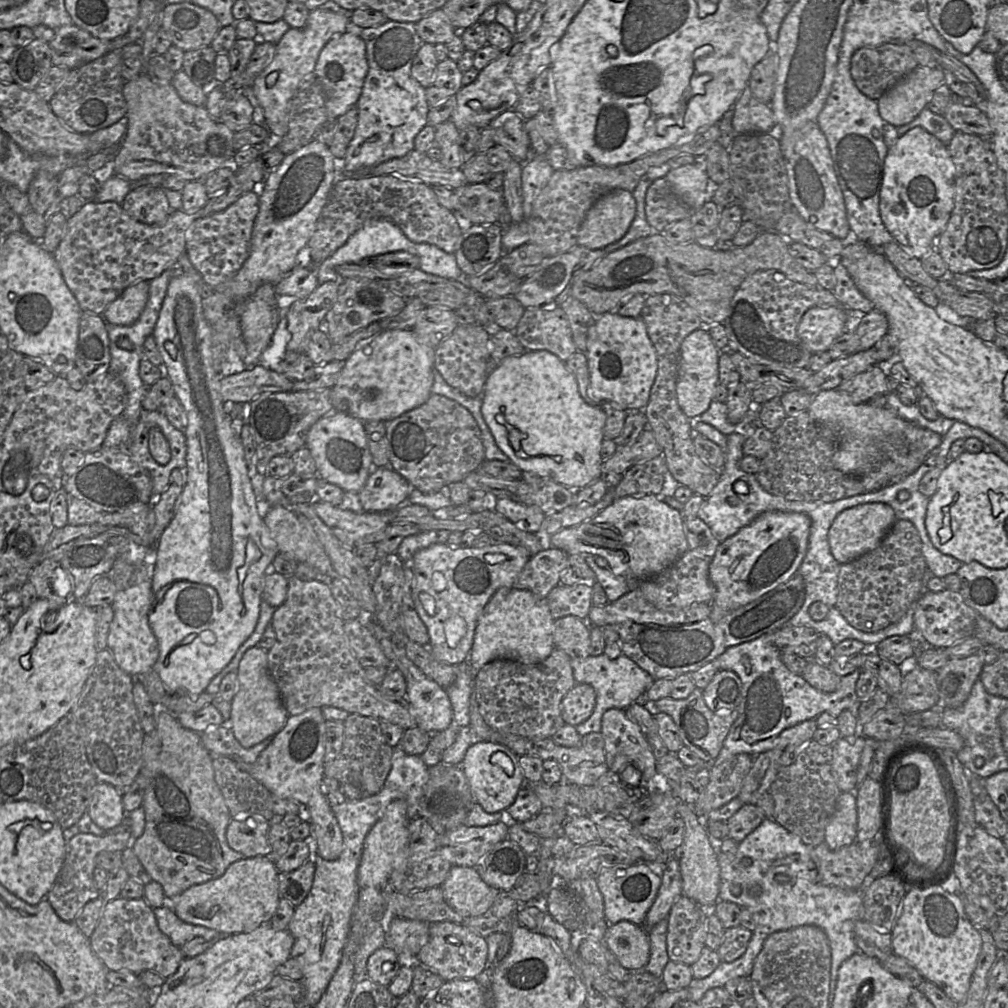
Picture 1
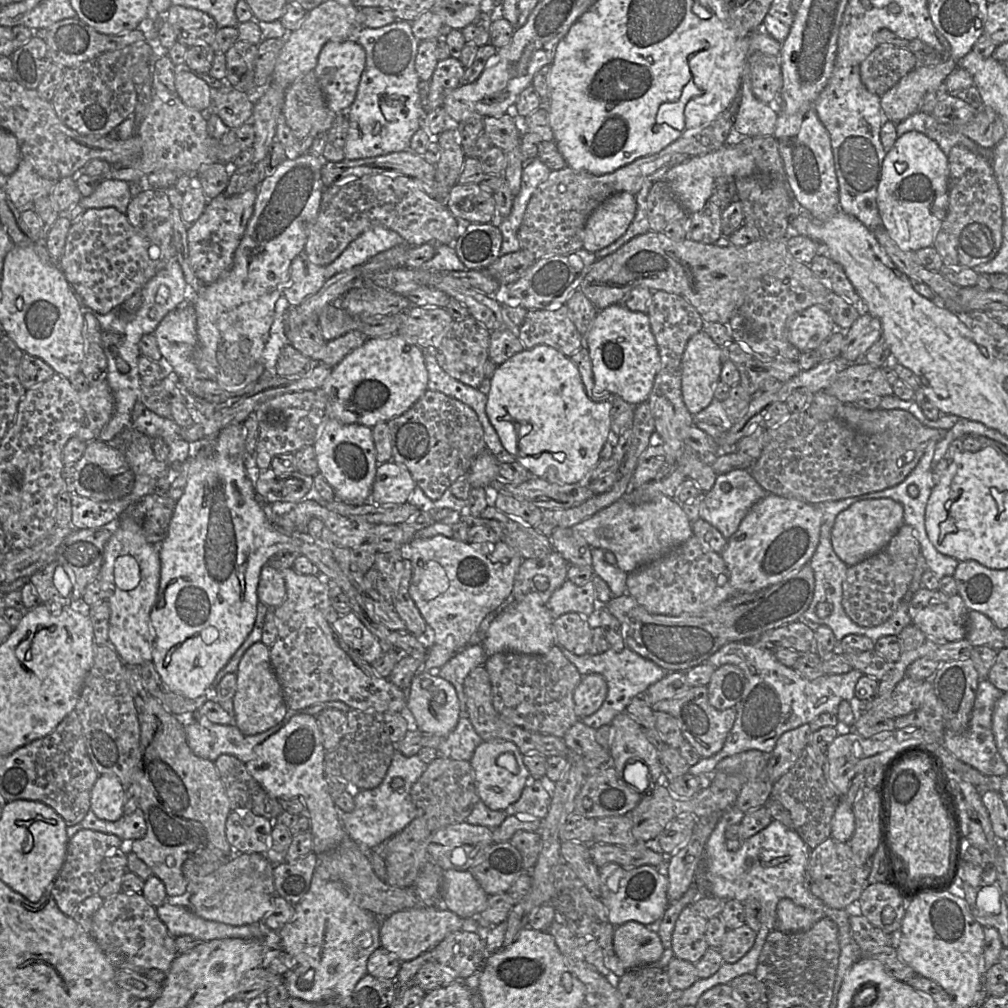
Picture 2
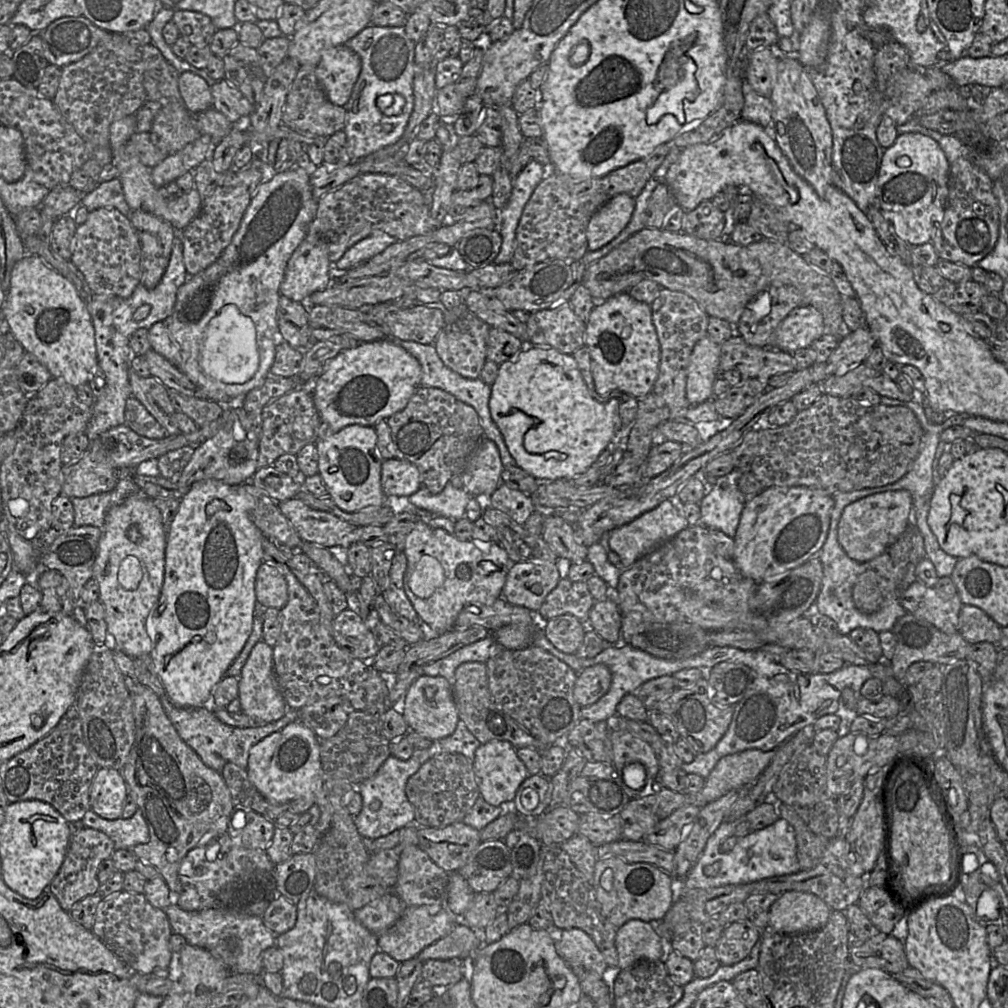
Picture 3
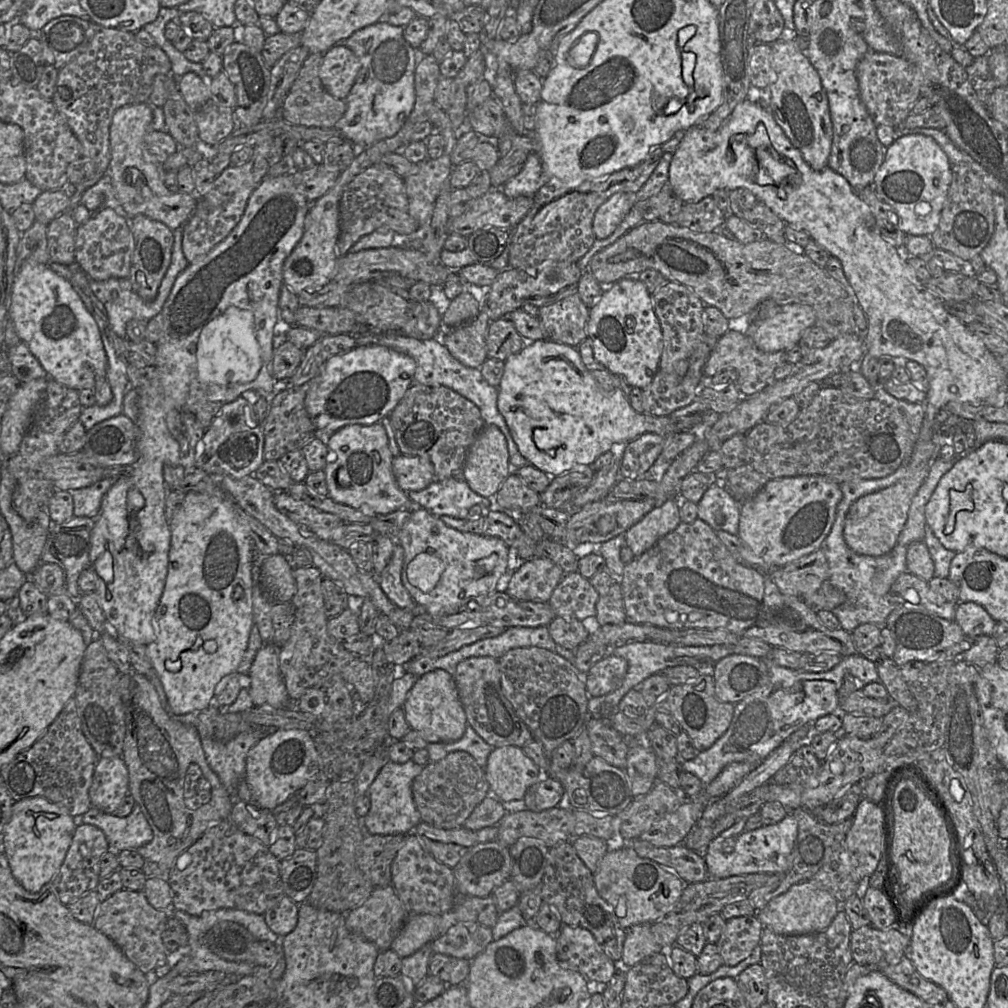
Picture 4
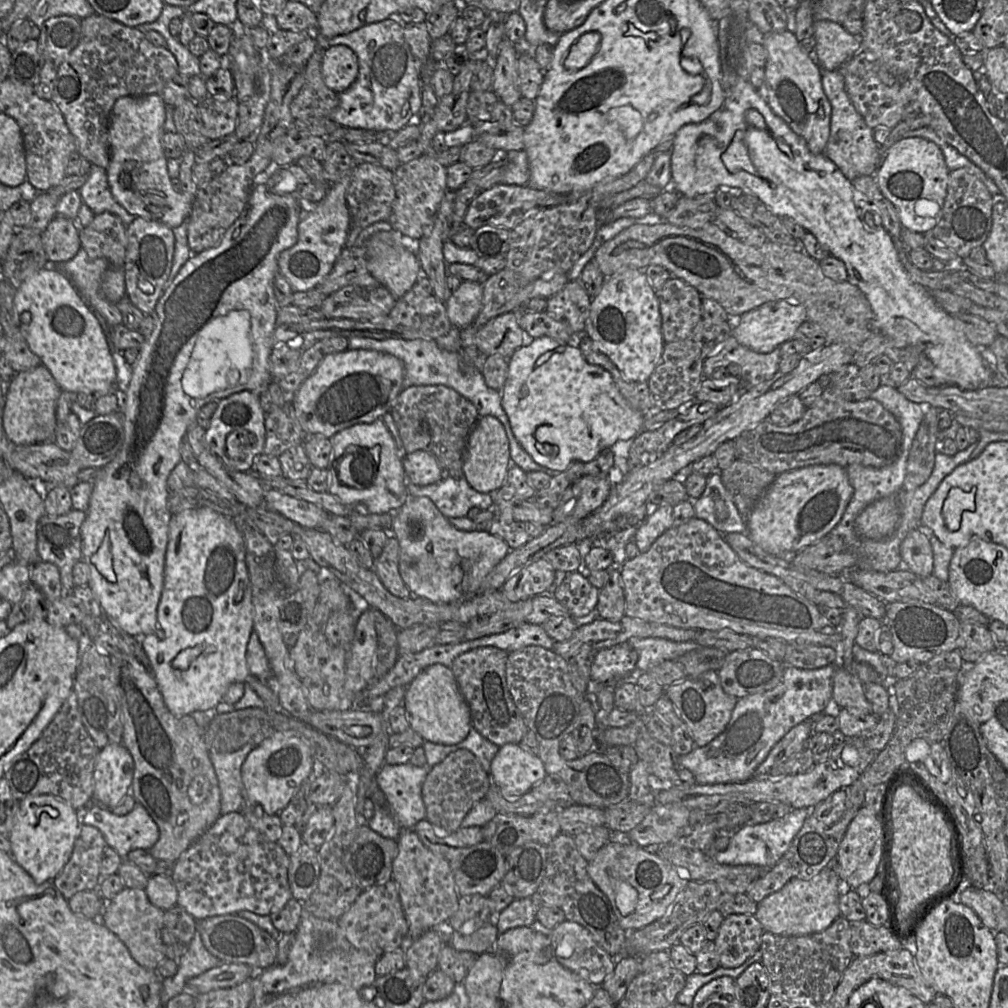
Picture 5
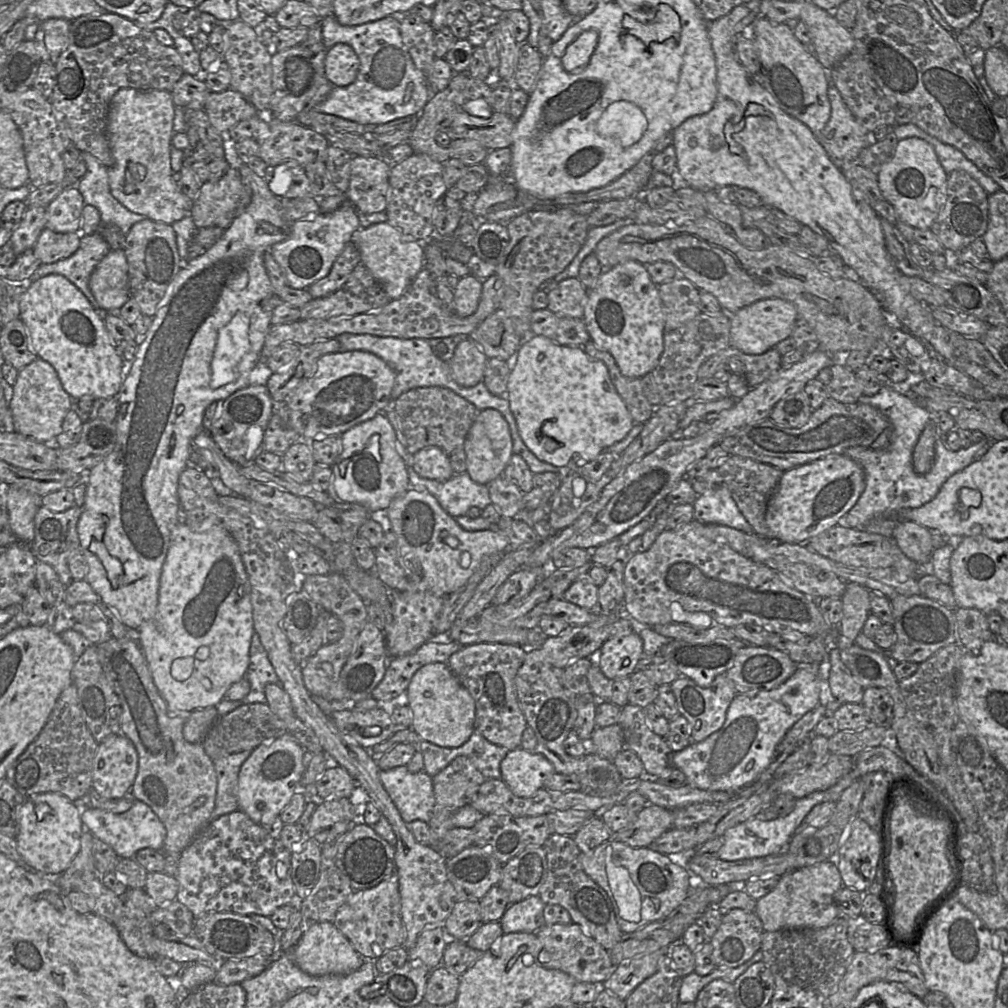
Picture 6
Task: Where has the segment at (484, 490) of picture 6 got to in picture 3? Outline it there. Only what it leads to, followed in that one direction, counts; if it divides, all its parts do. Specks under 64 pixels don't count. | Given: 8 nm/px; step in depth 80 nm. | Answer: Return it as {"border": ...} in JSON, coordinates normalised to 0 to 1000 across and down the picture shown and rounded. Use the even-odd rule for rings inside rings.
{"border":[[[445,478],[436,490],[429,490],[423,483],[418,482],[405,493],[405,498],[431,512],[454,517],[461,512],[462,502],[467,493],[460,484],[451,484]]]}

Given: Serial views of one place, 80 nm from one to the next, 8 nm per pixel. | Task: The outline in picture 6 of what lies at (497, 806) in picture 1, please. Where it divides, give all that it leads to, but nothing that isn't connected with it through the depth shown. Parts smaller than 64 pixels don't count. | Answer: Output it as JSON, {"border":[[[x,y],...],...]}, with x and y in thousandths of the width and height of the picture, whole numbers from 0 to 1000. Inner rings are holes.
{"border":[[[518,741],[503,747],[496,758],[497,773],[514,791],[526,791],[539,783],[541,776],[552,767],[549,758],[538,748]]]}

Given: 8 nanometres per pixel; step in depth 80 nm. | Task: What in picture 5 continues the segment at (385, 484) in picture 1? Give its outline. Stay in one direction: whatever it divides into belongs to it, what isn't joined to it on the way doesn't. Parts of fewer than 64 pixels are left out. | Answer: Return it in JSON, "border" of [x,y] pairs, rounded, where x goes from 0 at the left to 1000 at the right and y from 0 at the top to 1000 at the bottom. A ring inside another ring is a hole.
{"border":[[[421,446],[404,450],[399,459],[405,476],[414,482],[424,482],[440,473],[432,453]]]}

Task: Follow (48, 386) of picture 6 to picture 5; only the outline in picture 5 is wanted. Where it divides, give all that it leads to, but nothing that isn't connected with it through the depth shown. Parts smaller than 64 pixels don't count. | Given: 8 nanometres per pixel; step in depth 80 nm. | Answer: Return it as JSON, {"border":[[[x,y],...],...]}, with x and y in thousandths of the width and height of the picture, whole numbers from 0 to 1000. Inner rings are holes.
{"border":[[[43,361],[16,370],[9,381],[3,410],[3,425],[7,435],[19,442],[54,438],[56,401],[61,390],[62,386]]]}

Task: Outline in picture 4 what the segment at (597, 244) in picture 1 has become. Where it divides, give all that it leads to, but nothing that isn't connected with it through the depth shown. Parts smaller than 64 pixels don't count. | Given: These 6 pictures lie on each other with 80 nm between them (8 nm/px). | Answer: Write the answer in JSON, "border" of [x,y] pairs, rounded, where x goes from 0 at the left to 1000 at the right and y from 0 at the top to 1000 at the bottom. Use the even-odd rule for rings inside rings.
{"border":[[[614,190],[600,199],[590,210],[588,232],[596,238],[605,234],[630,202],[629,191]]]}

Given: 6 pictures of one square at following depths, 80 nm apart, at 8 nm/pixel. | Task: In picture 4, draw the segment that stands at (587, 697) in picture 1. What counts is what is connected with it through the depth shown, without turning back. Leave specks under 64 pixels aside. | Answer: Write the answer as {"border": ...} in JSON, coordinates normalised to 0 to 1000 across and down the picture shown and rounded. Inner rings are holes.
{"border":[[[601,650],[590,658],[579,670],[583,693],[600,690],[615,682],[622,664],[622,656],[610,650]]]}

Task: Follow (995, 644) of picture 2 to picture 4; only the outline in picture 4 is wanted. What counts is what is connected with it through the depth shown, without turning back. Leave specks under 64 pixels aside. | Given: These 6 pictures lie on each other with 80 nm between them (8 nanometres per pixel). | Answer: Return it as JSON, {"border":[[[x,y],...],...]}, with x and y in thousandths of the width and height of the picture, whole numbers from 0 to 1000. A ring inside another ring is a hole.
{"border":[[[951,597],[947,616],[958,632],[985,631],[986,624],[990,619],[973,600],[967,597]]]}

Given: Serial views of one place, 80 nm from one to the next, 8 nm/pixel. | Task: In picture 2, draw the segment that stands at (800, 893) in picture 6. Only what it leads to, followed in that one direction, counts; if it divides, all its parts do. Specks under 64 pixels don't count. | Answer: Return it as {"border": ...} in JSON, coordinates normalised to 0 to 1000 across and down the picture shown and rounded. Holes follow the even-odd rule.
{"border":[[[782,891],[775,892],[770,900],[771,922],[779,926],[788,926],[804,922],[813,908],[806,903],[790,898]]]}

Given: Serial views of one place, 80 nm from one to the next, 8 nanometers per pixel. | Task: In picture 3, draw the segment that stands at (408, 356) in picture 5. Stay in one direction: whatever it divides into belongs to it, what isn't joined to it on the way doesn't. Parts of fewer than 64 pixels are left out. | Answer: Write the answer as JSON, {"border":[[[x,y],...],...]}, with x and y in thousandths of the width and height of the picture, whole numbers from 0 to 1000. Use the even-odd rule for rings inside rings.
{"border":[[[386,335],[400,344],[416,358],[419,365],[419,383],[438,386],[471,406],[476,415],[477,423],[480,426],[480,434],[493,441],[500,464],[512,462],[512,457],[504,447],[499,433],[486,411],[485,397],[487,393],[487,383],[483,382],[476,374],[473,376],[464,376],[444,365],[435,353],[431,341],[417,341],[411,338],[398,337],[396,335]]]}

